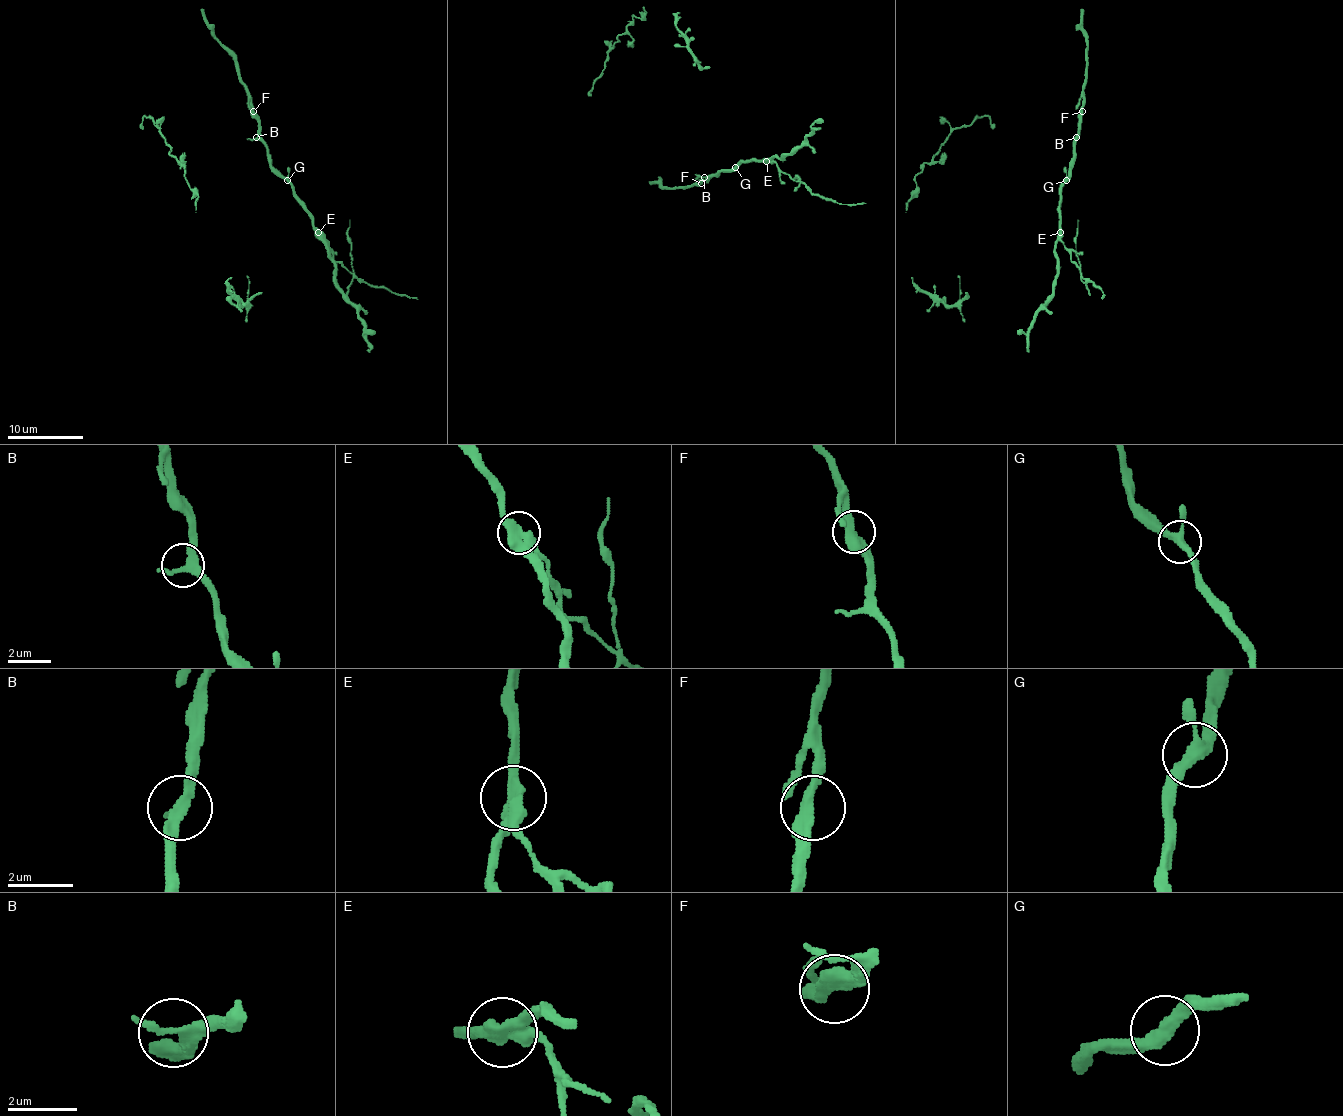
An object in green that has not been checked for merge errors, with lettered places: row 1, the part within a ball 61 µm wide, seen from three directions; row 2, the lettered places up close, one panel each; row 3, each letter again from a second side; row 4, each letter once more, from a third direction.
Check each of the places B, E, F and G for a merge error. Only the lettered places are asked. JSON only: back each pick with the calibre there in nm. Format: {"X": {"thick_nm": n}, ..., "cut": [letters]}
{"E": {"thick_nm": 400}, "cut": ["E"]}

